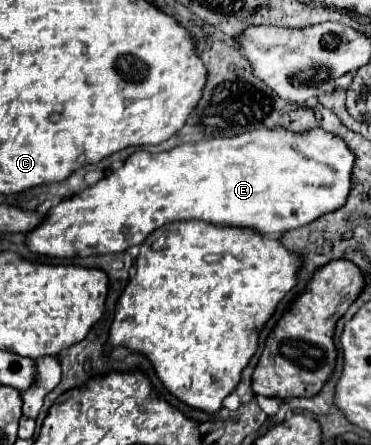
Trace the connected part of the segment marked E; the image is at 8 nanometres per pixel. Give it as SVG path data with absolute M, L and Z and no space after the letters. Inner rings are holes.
M273 127L273 129L255 129L253 133L247 131L247 133L241 133L241 135L233 135L233 137L217 137L217 139L207 139L207 141L201 141L201 143L183 143L183 145L177 145L175 149L171 151L163 151L163 153L149 153L149 151L135 151L121 169L117 171L111 171L107 173L97 185L91 185L83 191L79 191L77 195L61 201L57 207L53 207L49 213L47 213L47 219L37 227L33 229L31 233L27 233L27 247L33 251L33 253L41 253L41 255L47 255L47 257L55 257L55 259L69 259L69 257L89 257L89 255L105 255L105 253L121 253L121 251L127 251L129 247L133 245L141 245L155 229L167 225L167 223L173 223L173 221L185 221L185 219L201 219L201 221L207 221L207 223L215 223L215 225L235 225L235 227L251 227L251 229L257 229L259 233L263 233L265 237L269 239L281 239L283 233L291 231L291 229L297 229L297 227L303 227L303 225L309 225L311 221L319 219L321 215L327 215L335 209L339 209L345 201L347 201L347 195L353 187L353 165L355 165L355 153L347 147L347 143L339 137L339 135L333 135L333 133L327 133L325 129L321 127L315 127L315 129L309 129L305 133L293 133L285 127Z

